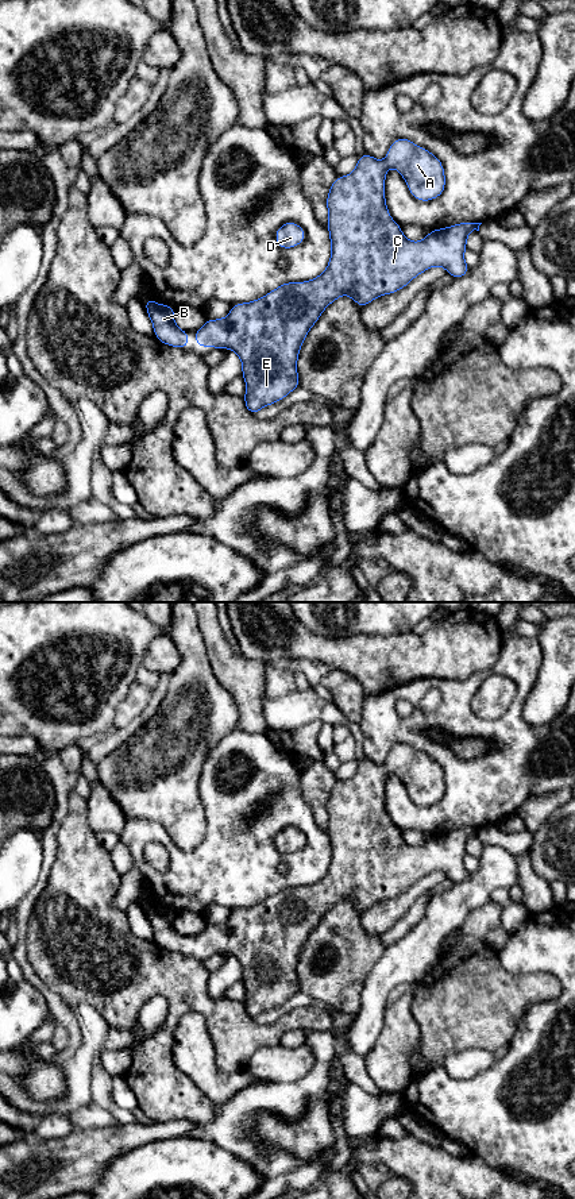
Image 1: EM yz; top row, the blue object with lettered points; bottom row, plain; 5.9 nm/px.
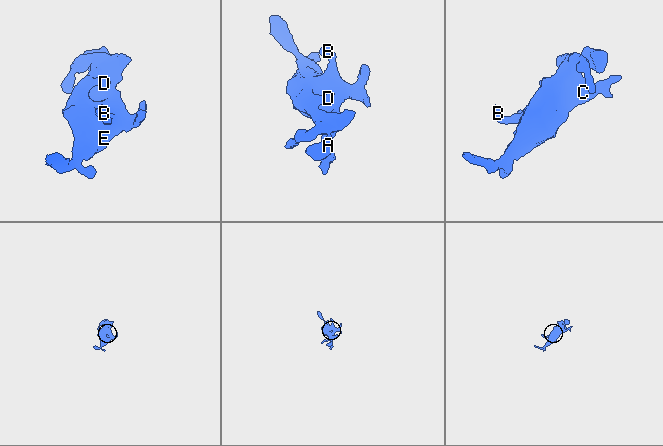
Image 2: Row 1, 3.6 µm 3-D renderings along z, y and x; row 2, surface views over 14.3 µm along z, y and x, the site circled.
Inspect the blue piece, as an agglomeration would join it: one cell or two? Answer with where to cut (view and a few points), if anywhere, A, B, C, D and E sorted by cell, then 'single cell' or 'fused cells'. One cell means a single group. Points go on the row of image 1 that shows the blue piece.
cut none; groups A B C D E; single cell

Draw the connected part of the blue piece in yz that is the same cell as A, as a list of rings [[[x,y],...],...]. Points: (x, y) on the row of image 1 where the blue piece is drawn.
[[[395,139],[385,161],[364,153],[351,174],[336,177],[327,196],[331,238],[328,267],[314,279],[286,282],[259,300],[235,304],[227,317],[208,319],[201,328],[193,331],[197,346],[228,348],[239,355],[242,377],[247,385],[243,398],[251,415],[301,386],[297,374],[301,344],[324,309],[336,298],[348,294],[359,307],[366,307],[377,297],[398,292],[433,266],[443,266],[455,278],[468,273],[463,257],[467,236],[474,230],[479,231],[482,223],[466,221],[429,231],[421,242],[408,240],[386,207],[385,180],[389,167],[401,173],[418,201],[431,201],[444,192],[445,176],[440,159],[409,139]]]

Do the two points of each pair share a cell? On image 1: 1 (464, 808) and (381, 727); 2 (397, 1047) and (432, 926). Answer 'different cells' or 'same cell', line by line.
1: same cell
2: different cells

